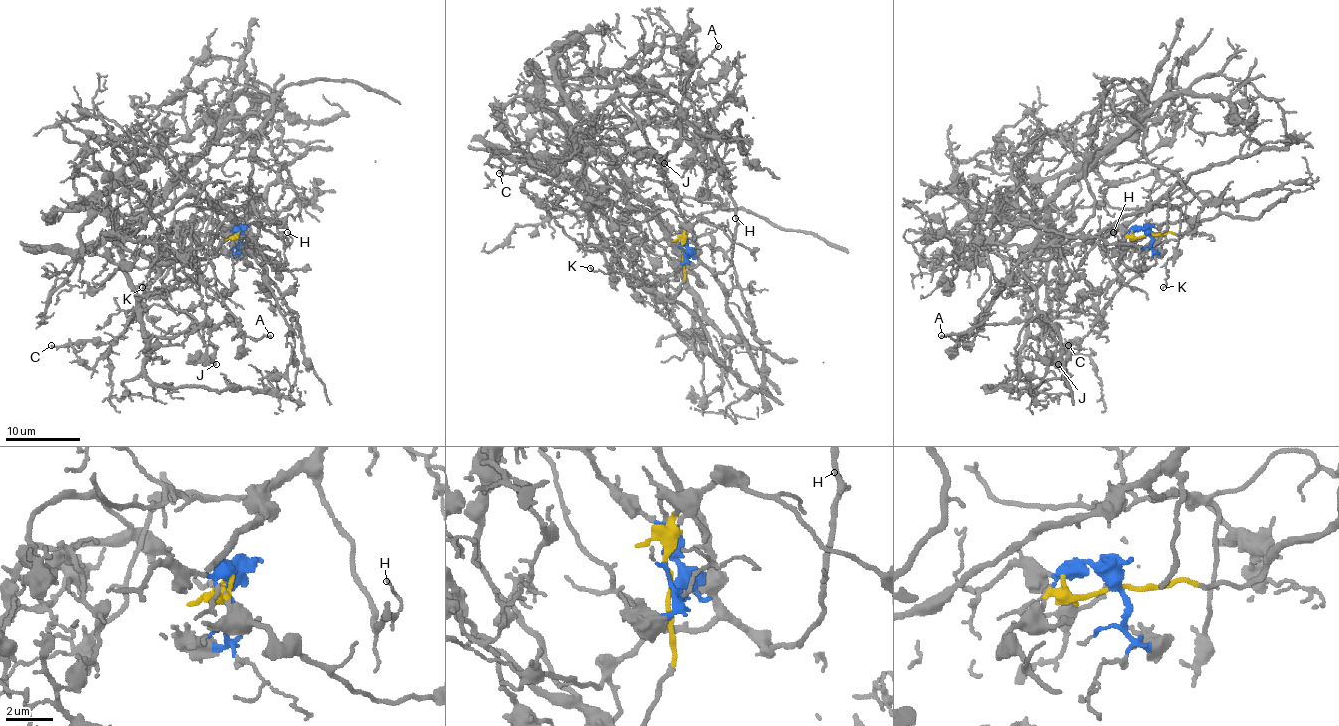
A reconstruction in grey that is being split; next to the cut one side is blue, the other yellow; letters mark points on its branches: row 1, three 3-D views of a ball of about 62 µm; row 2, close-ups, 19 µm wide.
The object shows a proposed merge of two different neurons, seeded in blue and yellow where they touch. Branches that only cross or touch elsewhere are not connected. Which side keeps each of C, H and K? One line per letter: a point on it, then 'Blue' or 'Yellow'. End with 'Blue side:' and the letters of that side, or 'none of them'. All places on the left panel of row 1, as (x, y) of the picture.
C: Place: (51, 345). Yellow
H: Place: (287, 232). Yellow
K: Place: (142, 287). Yellow
Blue side: none of them

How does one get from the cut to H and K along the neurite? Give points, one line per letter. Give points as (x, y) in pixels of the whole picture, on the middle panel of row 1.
H: (683, 254), (685, 279), (675, 301), (666, 301), (655, 288), (679, 267), (724, 271), (735, 217)
K: (683, 254), (685, 279), (675, 301), (666, 301), (653, 282), (638, 282), (618, 271), (604, 273), (590, 267)

